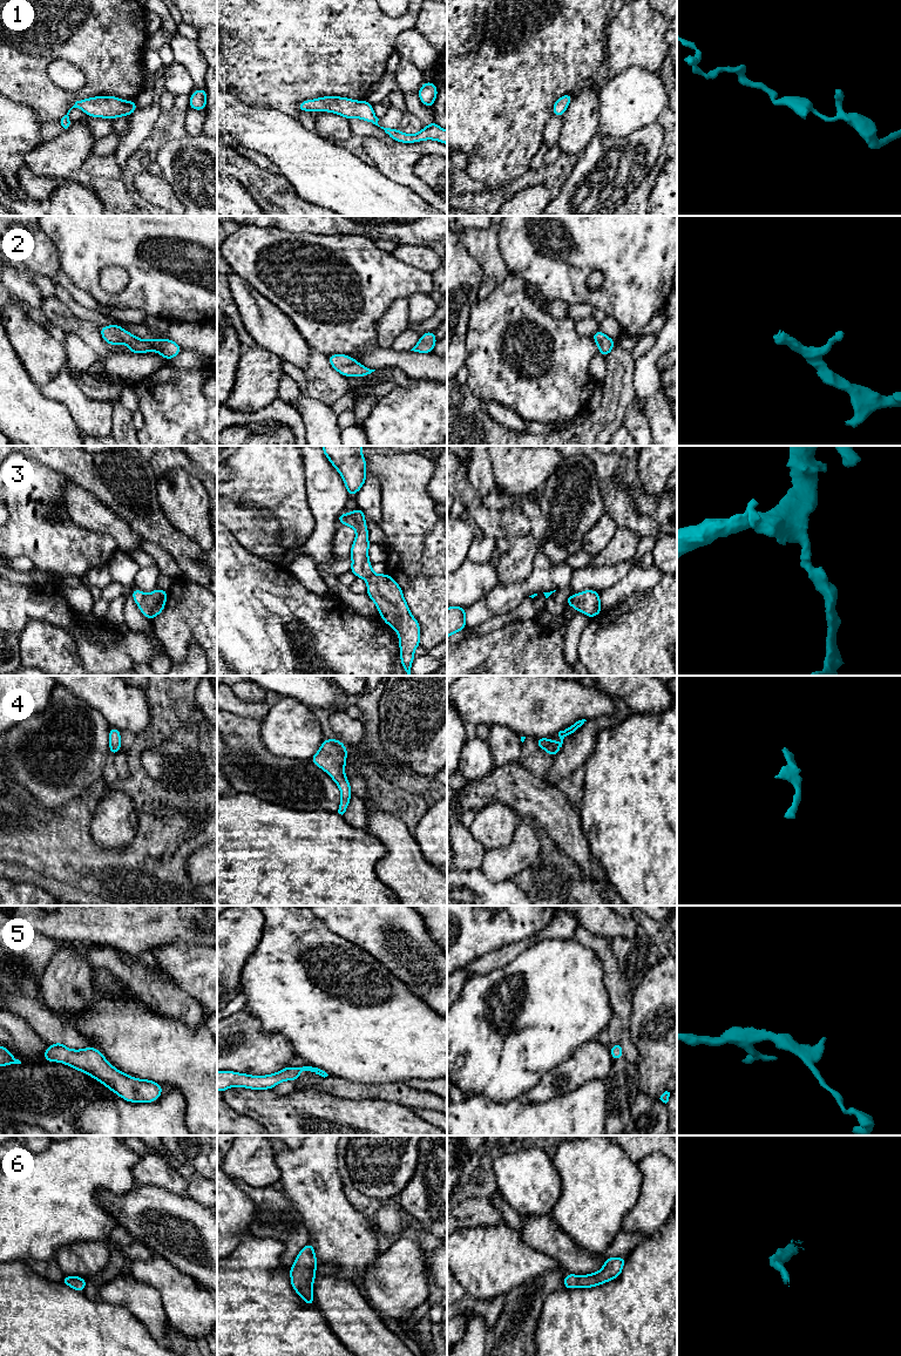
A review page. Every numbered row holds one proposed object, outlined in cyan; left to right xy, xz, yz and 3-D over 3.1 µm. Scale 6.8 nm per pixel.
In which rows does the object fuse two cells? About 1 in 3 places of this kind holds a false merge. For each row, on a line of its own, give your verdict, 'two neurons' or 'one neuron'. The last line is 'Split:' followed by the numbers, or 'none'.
1: one neuron
2: one neuron
3: one neuron
4: one neuron
5: one neuron
6: one neuron
Split: none

